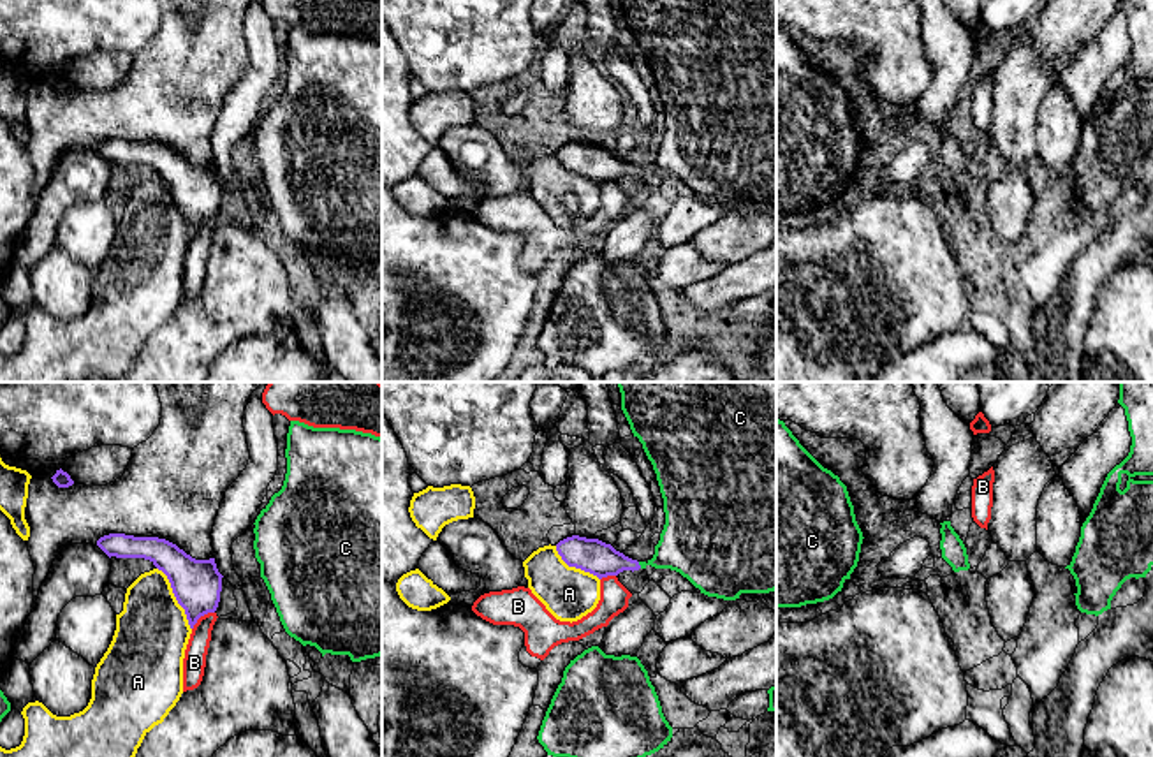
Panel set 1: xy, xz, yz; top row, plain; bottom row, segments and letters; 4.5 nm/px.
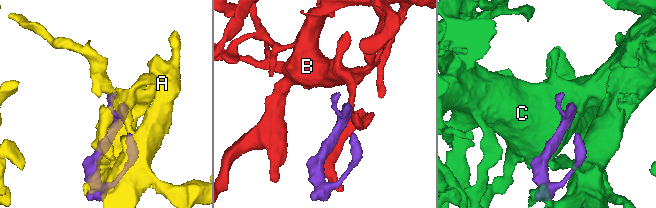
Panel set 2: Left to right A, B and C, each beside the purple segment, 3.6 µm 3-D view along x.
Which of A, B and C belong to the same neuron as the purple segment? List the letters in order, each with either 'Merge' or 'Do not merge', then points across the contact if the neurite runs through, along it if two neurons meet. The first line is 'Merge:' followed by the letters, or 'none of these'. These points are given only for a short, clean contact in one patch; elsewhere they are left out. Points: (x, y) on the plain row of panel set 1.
Merge: C
A: Do not merge
B: Do not merge
C: Merge. Path across: xz (590, 161), (608, 168), (639, 171), (657, 168), (689, 148)

